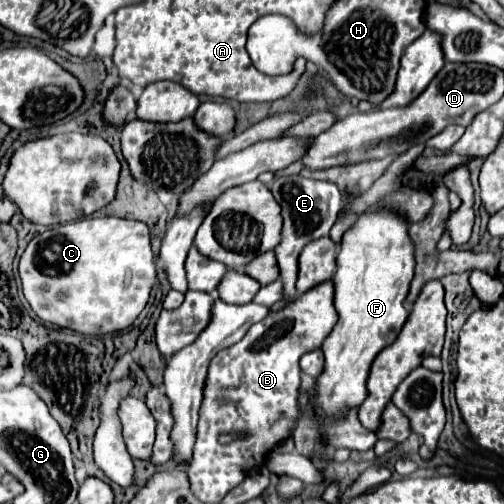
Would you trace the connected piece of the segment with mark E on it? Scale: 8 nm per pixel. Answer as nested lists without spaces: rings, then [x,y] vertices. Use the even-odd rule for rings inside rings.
[[[300,176],[290,178],[276,178],[272,184],[268,184],[272,196],[282,208],[284,216],[284,228],[282,228],[282,242],[276,246],[276,260],[280,264],[280,280],[284,282],[284,298],[296,296],[296,274],[298,274],[298,256],[302,248],[326,236],[330,228],[336,222],[336,214],[342,208],[342,194],[336,184],[332,182],[320,182],[320,180],[308,180]]]

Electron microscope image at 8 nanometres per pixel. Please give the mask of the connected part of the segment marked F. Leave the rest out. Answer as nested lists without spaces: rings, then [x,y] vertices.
[[[382,206],[380,210],[364,212],[358,216],[358,220],[352,224],[350,230],[344,232],[340,242],[340,254],[338,254],[338,270],[334,274],[334,308],[338,312],[338,322],[330,336],[322,344],[322,352],[326,356],[324,374],[316,380],[318,396],[314,400],[316,408],[320,408],[322,420],[326,416],[342,416],[348,408],[360,406],[366,398],[366,378],[370,372],[370,366],[376,358],[376,354],[390,346],[398,332],[402,330],[408,312],[404,308],[404,300],[408,296],[410,282],[414,278],[414,242],[408,234],[408,220],[388,206]]]

